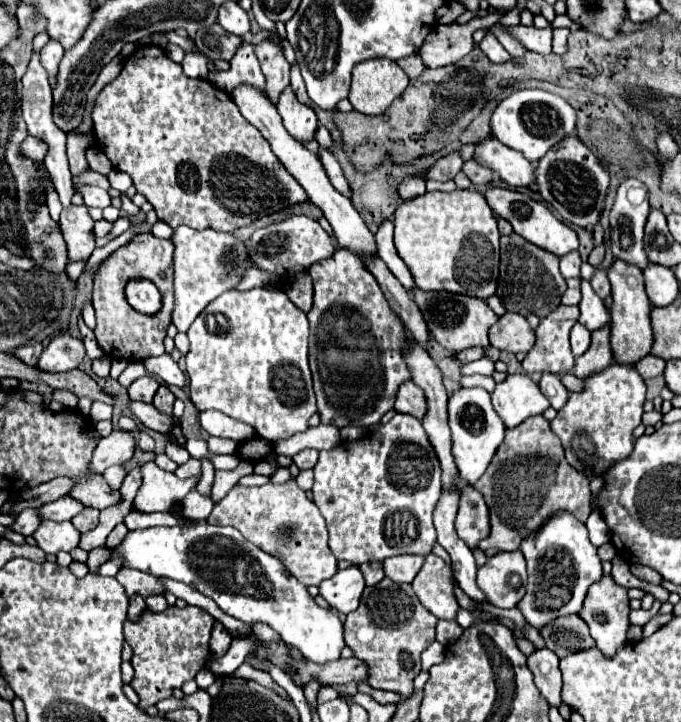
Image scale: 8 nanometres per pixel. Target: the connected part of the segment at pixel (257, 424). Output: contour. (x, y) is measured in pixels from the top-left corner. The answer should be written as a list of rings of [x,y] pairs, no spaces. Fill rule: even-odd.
[[[226,291],[196,317],[188,339],[188,387],[198,411],[222,411],[252,425],[258,437],[270,443],[308,429],[308,419],[316,413],[308,369],[308,319],[284,291]]]

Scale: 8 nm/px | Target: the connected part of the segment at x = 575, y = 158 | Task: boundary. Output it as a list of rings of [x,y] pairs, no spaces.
[[[566,137],[552,147],[536,165],[538,193],[550,203],[566,223],[592,231],[600,221],[604,199],[608,191],[608,169],[596,159],[596,155],[576,137]]]

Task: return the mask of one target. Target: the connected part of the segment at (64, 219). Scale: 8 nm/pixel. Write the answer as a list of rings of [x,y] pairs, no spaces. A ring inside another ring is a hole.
[[[70,205],[60,215],[64,241],[68,245],[68,259],[80,261],[92,255],[94,251],[94,219],[88,213],[86,205]]]

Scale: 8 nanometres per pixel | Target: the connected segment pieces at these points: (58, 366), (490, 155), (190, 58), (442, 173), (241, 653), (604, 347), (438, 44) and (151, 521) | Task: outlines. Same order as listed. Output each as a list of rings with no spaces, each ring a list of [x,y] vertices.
[[[64,333],[54,337],[50,345],[42,351],[38,367],[48,373],[62,373],[62,371],[76,369],[84,357],[86,357],[86,351],[84,351],[82,339],[72,337],[70,333]]]
[[[490,137],[486,141],[476,143],[474,159],[484,167],[490,167],[506,181],[512,189],[516,187],[530,187],[534,183],[534,165],[524,159],[518,151],[504,147],[498,139]]]
[[[186,53],[184,61],[182,61],[182,69],[188,77],[200,77],[206,79],[208,77],[208,67],[206,67],[208,57],[204,53]]]
[[[452,151],[446,157],[438,159],[436,165],[428,171],[426,177],[428,179],[434,179],[434,181],[450,181],[462,169],[462,165],[464,165],[464,159],[460,157],[460,153],[458,151]]]
[[[255,638],[233,639],[226,654],[218,659],[211,659],[207,662],[214,675],[232,674],[240,664],[244,663],[248,653],[260,645]]]
[[[602,327],[592,333],[592,343],[590,343],[588,351],[576,359],[572,373],[578,379],[588,379],[590,375],[604,371],[608,365],[612,365],[610,327]]]
[[[500,9],[498,13],[490,13],[485,17],[477,16],[462,25],[454,22],[452,25],[432,27],[424,45],[420,47],[420,55],[424,59],[424,65],[430,69],[438,69],[438,67],[446,67],[446,65],[460,61],[476,47],[472,33],[480,27],[495,25],[504,13],[506,11]]]
[[[132,511],[124,519],[124,523],[130,531],[134,531],[134,529],[148,529],[152,525],[178,525],[180,519],[174,517],[168,511],[164,511],[164,513],[138,513],[138,511]]]

